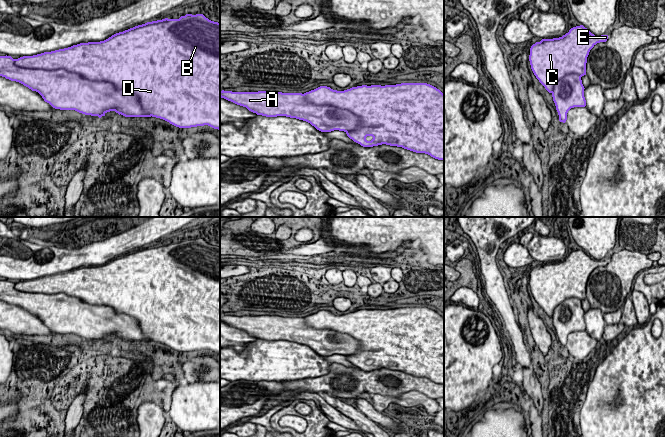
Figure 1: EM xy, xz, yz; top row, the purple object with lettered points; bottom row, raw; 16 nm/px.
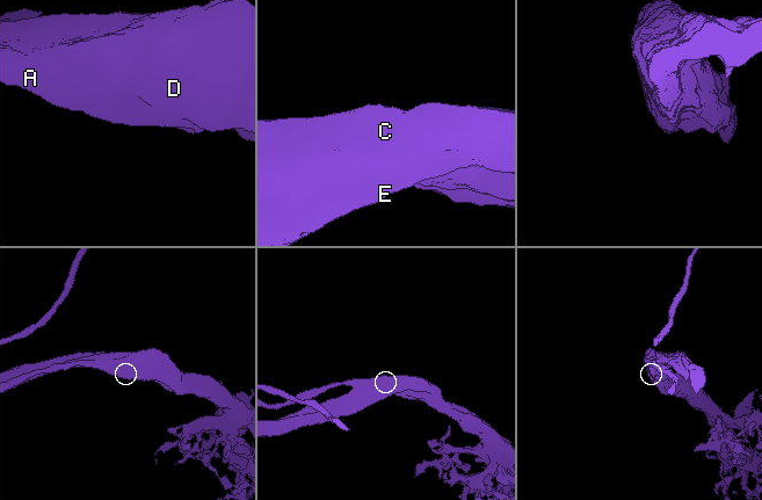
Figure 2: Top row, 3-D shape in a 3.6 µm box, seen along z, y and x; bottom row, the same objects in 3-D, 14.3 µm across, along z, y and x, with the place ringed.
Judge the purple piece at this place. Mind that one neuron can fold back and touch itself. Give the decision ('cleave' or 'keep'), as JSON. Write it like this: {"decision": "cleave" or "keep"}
{"decision": "keep"}

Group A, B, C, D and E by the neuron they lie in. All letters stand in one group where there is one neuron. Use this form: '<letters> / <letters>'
A B C D E

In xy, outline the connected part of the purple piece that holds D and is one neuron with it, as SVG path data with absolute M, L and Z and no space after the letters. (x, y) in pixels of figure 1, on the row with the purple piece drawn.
M186 14L179 19L162 19L135 26L116 33L100 42L88 42L68 48L44 52L33 56L13 59L11 56L0 56L0 76L16 81L38 92L45 102L60 110L75 110L79 113L101 118L107 112L115 111L125 117L156 117L179 128L191 128L208 125L220 130L220 23L206 18L203 14Z

